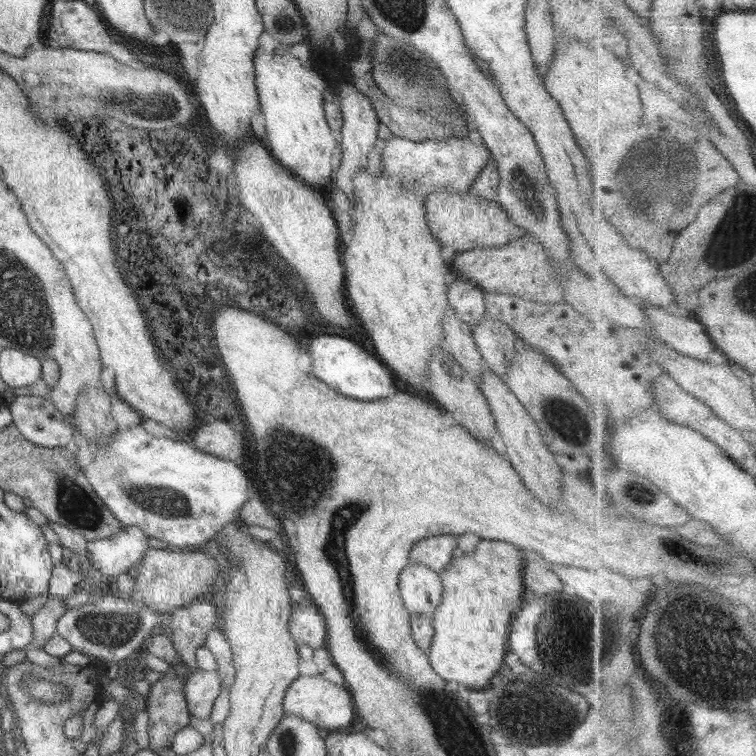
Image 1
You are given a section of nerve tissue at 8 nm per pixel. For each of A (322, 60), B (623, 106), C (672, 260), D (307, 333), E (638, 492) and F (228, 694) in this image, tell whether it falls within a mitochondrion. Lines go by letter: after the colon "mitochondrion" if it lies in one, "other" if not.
A: other
B: other
C: other
D: other
E: mitochondrion
F: other

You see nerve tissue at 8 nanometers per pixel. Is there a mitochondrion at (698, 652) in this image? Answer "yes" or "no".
yes

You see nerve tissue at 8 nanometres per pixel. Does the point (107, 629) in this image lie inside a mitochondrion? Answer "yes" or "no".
yes

